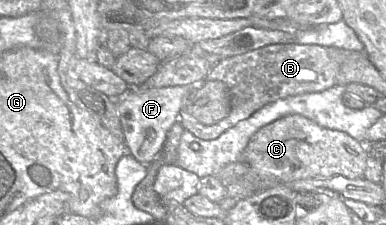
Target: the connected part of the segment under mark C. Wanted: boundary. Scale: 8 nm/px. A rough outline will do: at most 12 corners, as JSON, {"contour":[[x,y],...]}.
{"contour":[[292,114],[243,160],[282,183],[363,177],[367,146]]}

